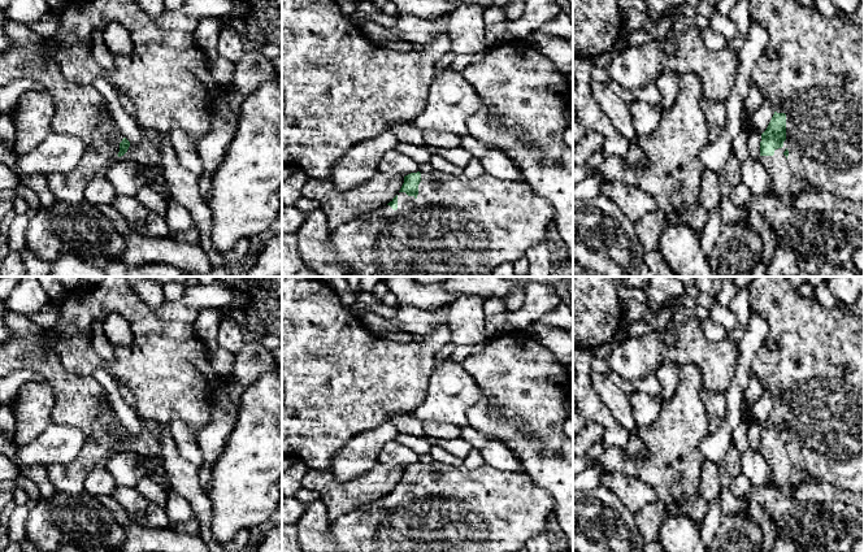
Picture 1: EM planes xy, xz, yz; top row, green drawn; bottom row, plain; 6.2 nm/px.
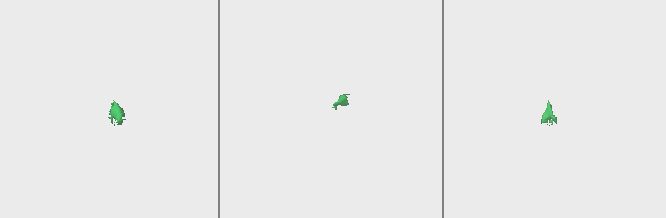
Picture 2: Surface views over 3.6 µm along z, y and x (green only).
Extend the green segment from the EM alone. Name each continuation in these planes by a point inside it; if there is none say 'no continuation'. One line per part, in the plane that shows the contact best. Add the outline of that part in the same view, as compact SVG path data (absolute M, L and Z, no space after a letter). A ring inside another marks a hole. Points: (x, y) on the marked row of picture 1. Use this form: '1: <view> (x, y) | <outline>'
1: yz (812, 70) | M748 0L751 19L760 23L768 32L768 45L751 71L751 83L756 84L763 97L767 97L773 110L786 114L786 140L783 147L774 151L773 156L760 156L770 178L770 192L778 196L790 195L807 188L824 191L854 203L864 201L864 21L850 23L838 17L825 17L819 9L800 5L796 0Z

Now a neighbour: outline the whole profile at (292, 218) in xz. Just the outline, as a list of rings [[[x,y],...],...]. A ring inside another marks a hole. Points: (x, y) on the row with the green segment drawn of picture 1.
[[[286,207],[282,213],[282,232],[296,234],[304,223],[307,213],[294,207]]]

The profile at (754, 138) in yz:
[[[752,118],[743,125],[743,130],[747,132],[748,158],[757,160],[760,157],[761,134],[755,129]]]

